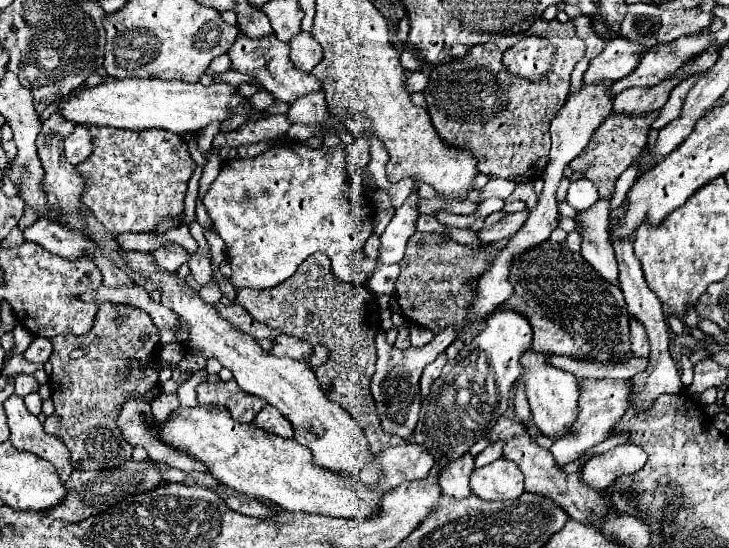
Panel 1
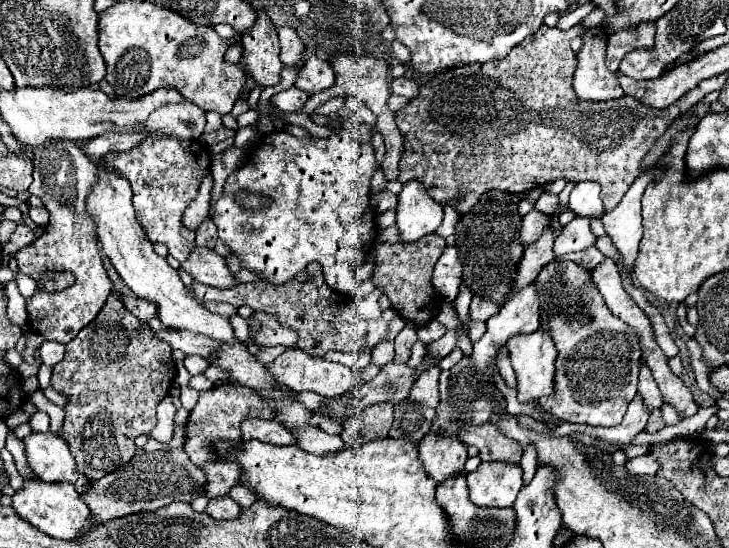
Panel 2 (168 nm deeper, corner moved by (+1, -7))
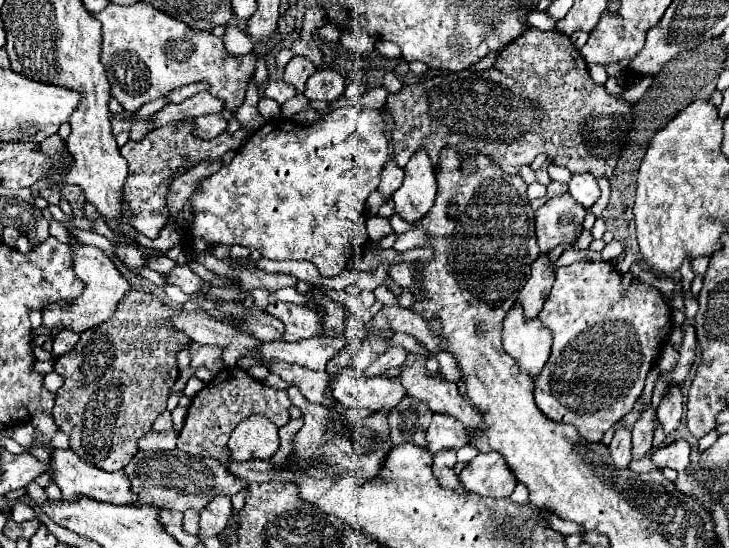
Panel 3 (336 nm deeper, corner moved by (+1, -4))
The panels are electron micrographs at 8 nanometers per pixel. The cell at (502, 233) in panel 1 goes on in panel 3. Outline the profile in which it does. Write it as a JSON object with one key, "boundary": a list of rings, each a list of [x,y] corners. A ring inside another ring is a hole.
{"boundary":[[[567,192],[547,200],[537,212],[535,228],[541,252],[551,252],[559,244],[571,244],[583,230],[585,208]]]}

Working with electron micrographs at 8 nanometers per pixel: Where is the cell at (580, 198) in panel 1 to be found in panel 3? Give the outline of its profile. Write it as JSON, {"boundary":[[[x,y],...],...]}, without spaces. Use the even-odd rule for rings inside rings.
{"boundary":[[[575,174],[569,180],[569,194],[583,206],[583,208],[591,208],[597,198],[601,196],[601,190],[597,186],[595,176],[591,174]]]}

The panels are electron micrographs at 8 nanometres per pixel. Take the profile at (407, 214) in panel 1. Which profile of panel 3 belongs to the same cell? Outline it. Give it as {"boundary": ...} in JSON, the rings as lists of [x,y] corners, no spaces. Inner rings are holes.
{"boundary":[[[421,148],[415,152],[403,170],[405,180],[391,200],[395,204],[395,212],[403,220],[417,224],[431,210],[437,194],[433,162],[427,150]]]}

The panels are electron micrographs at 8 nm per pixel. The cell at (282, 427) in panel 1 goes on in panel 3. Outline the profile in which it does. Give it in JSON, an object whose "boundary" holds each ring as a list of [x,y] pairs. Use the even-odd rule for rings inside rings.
{"boundary":[[[249,416],[243,424],[239,424],[229,442],[229,462],[245,462],[245,460],[267,460],[279,448],[279,430],[271,420],[263,416]]]}

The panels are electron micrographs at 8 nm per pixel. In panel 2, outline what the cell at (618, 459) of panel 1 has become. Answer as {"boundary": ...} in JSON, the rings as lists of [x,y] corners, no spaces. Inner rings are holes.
{"boundary":[[[641,455],[641,457],[629,459],[625,463],[625,469],[629,475],[655,475],[659,469],[659,463],[651,459],[651,455]]]}

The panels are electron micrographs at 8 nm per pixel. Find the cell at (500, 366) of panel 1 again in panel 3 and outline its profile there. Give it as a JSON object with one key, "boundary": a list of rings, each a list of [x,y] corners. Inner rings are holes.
{"boundary":[[[541,254],[535,260],[535,264],[531,266],[531,276],[529,276],[523,292],[519,294],[519,302],[523,304],[525,316],[529,320],[541,312],[543,302],[547,300],[547,296],[553,288],[555,270],[557,270],[557,266],[553,264],[553,260],[547,254]]]}

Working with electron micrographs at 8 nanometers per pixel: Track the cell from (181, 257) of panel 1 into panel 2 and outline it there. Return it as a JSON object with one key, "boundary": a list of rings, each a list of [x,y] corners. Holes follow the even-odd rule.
{"boundary":[[[193,247],[189,257],[181,263],[181,269],[187,271],[195,281],[205,283],[205,285],[213,285],[221,289],[237,285],[223,257],[205,247]]]}

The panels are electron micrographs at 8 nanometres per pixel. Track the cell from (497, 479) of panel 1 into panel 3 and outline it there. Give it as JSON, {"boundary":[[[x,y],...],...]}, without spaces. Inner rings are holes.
{"boundary":[[[497,452],[477,454],[465,464],[459,480],[465,490],[489,498],[509,498],[517,486],[515,476],[507,472],[507,464],[503,464],[503,458],[497,456]]]}

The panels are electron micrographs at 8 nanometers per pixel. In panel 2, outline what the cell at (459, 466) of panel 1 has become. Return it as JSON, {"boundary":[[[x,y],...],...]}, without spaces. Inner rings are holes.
{"boundary":[[[427,433],[419,441],[419,457],[427,475],[437,483],[445,483],[447,479],[457,477],[465,469],[467,461],[467,445],[459,439],[447,439],[447,435],[431,435]]]}

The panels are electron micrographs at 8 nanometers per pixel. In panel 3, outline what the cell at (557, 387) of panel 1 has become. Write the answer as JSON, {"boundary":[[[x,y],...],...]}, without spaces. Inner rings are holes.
{"boundary":[[[515,304],[509,312],[507,312],[507,318],[503,320],[503,348],[509,356],[513,356],[519,364],[519,368],[531,376],[539,374],[543,364],[547,362],[549,358],[549,350],[551,350],[551,344],[553,344],[553,336],[551,336],[551,330],[539,320],[527,320],[525,314],[523,314],[523,308],[521,304]]]}

